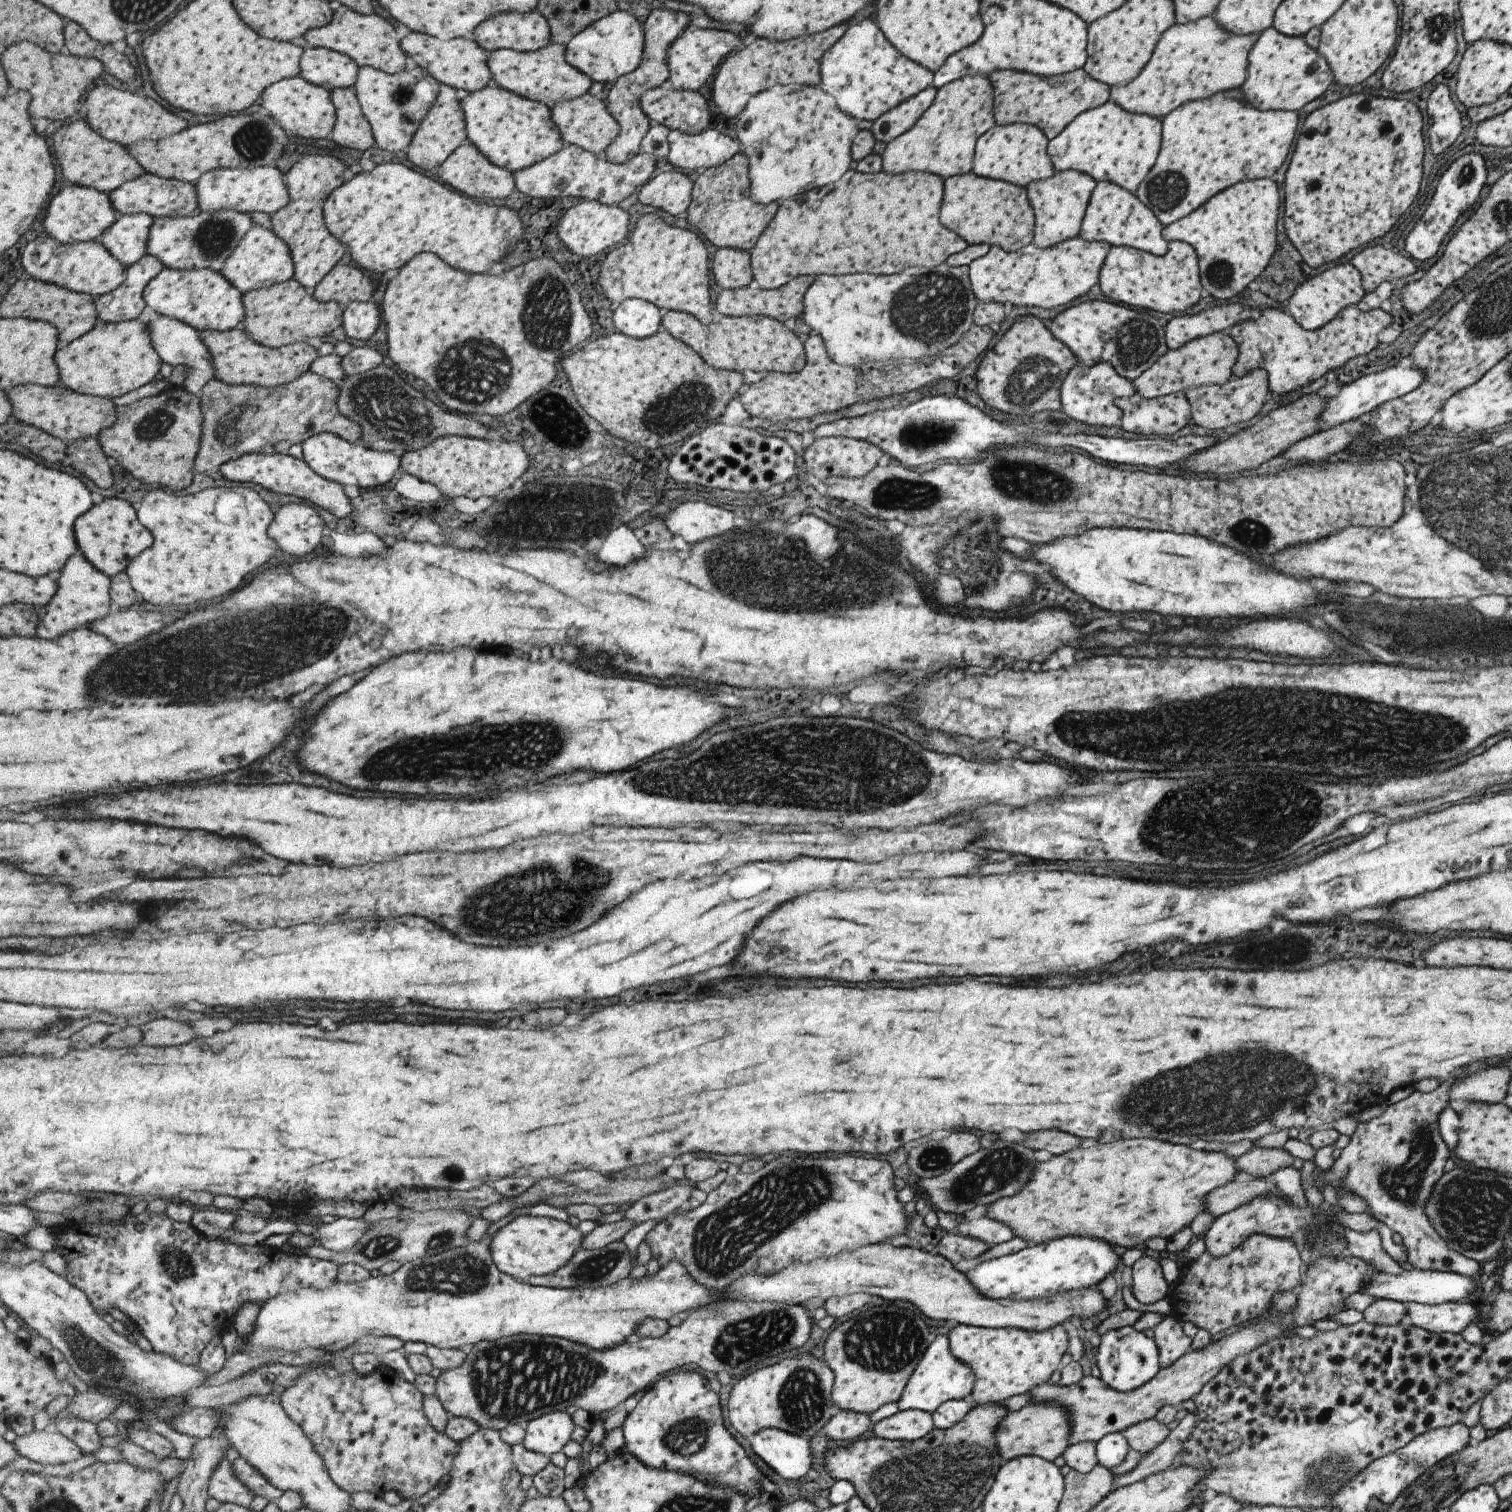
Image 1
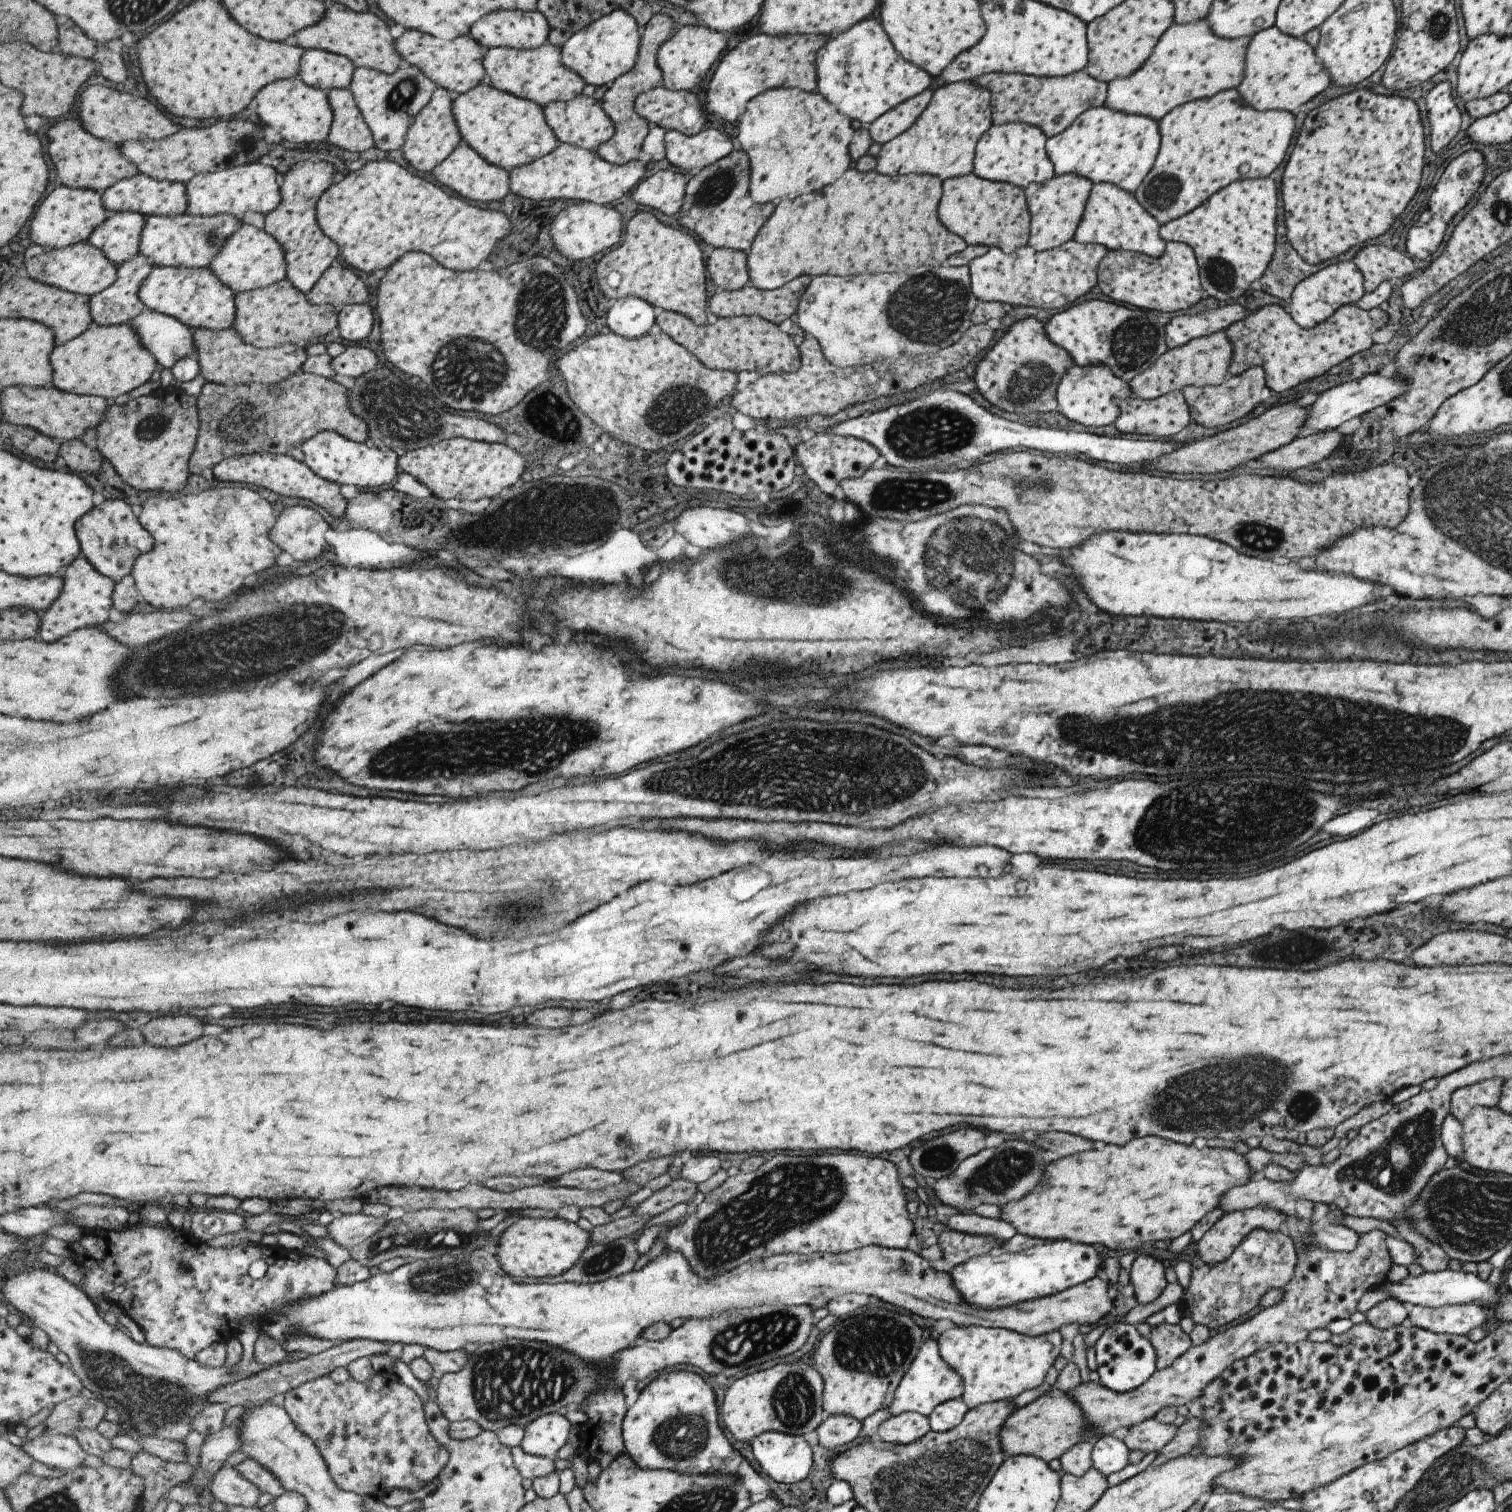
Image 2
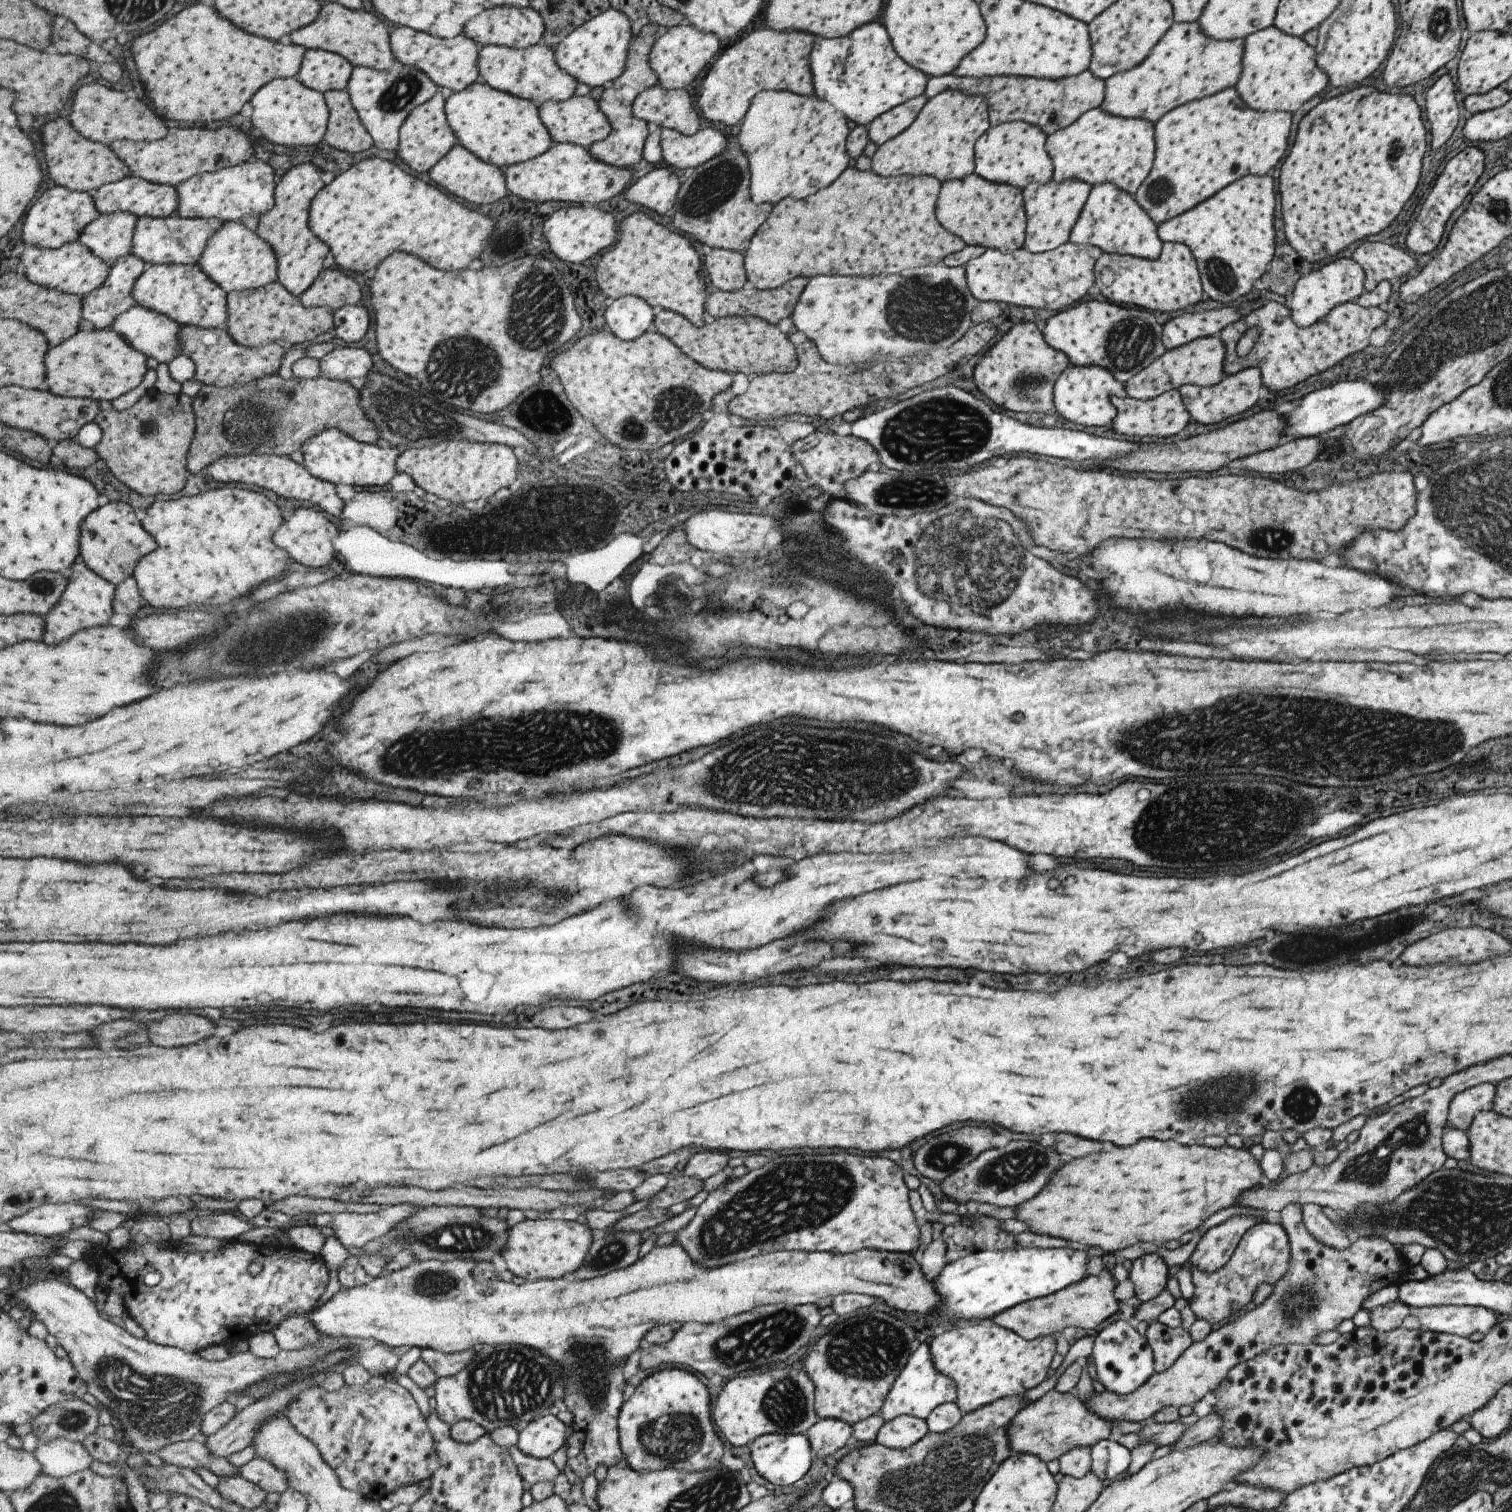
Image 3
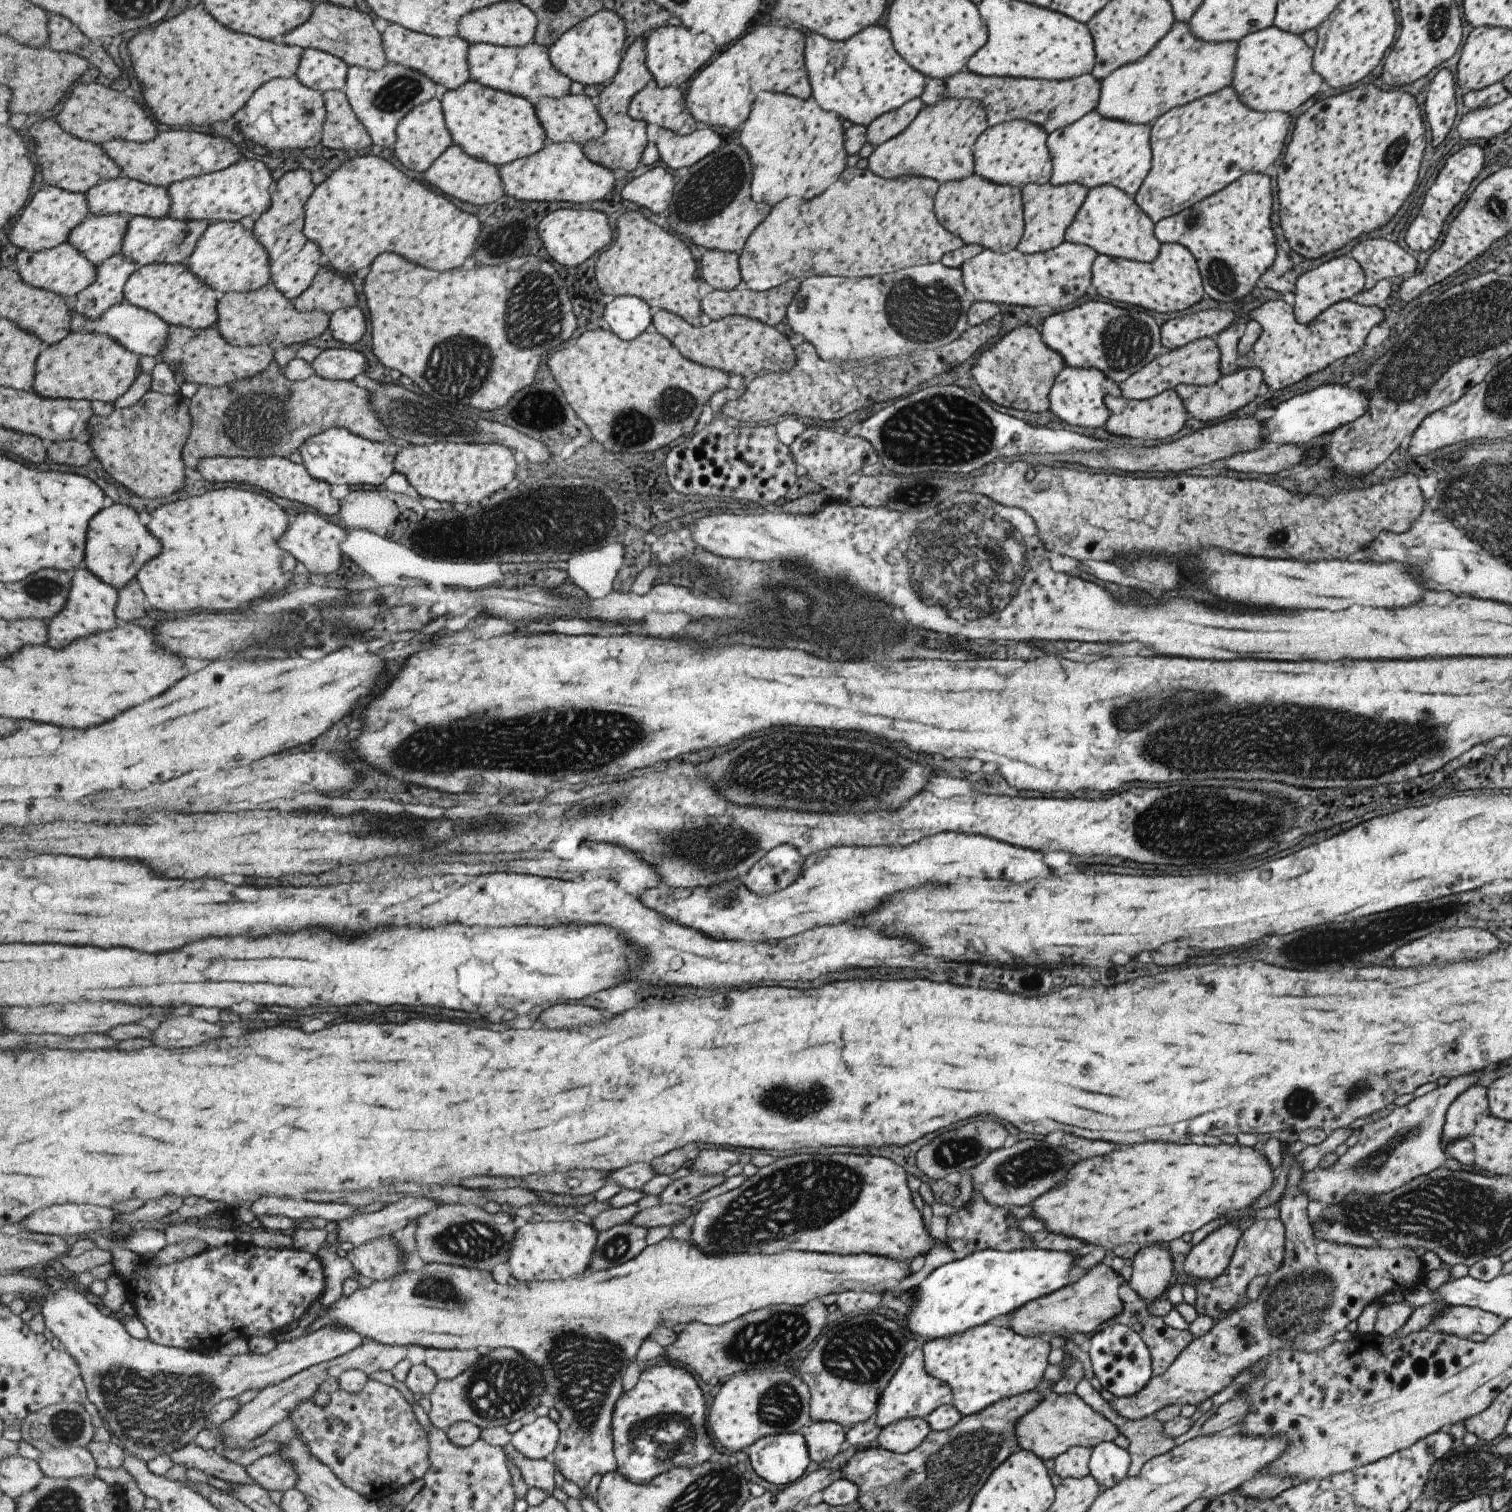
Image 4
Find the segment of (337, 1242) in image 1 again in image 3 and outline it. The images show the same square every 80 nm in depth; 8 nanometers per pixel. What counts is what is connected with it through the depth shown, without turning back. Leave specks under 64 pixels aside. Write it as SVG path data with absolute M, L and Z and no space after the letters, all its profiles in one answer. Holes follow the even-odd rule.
M397 1204L382 1207L375 1214L334 1214L332 1228L346 1248L363 1248L409 1220L419 1210L421 1208L413 1204Z

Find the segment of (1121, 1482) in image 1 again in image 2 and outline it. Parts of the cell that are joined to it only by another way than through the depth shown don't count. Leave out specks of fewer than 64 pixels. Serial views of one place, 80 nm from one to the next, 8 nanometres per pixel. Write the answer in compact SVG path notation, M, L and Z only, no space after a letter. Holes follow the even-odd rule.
M1187 1418L1181 1426L1177 1427L1175 1438L1157 1452L1157 1456L1150 1466L1161 1466L1163 1462L1169 1461L1175 1456L1184 1456L1190 1453L1199 1442L1201 1428L1203 1428L1203 1422L1200 1419Z

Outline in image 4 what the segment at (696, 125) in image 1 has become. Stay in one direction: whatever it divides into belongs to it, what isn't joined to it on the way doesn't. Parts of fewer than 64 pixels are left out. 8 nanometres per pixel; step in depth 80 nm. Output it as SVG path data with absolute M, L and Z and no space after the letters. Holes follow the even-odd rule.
M650 82L633 96L628 105L628 116L667 129L675 136L690 134L698 126L689 112L685 112L683 96L678 87L660 88Z

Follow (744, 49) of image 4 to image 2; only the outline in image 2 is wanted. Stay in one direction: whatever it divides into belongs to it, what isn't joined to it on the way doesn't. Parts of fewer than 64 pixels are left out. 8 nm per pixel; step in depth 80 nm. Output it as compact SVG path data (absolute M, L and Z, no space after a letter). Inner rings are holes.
M765 33L748 34L748 38L740 42L737 47L725 52L723 58L717 62L715 72L707 84L705 92L706 101L703 105L705 112L722 118L725 122L733 122L744 110L745 102L757 96L759 92L765 92L769 88L795 86L801 90L815 90L815 57L819 50L833 35L787 35L785 37L774 37Z

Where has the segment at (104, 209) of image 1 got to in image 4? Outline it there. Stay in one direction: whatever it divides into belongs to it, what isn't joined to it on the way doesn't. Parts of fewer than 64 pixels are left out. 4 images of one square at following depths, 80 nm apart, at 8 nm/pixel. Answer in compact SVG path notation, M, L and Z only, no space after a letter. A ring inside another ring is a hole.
M53 185L37 192L30 202L11 232L11 248L16 250L39 252L58 247L68 241L72 230L84 223L91 213L86 193L71 192Z

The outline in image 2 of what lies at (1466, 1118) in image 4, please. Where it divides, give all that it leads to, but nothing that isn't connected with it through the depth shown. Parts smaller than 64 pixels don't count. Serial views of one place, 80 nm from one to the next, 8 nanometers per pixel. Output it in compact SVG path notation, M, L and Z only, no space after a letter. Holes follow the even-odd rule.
M1489 1078L1465 1088L1457 1088L1451 1094L1449 1113L1457 1122L1463 1122L1472 1108L1478 1105L1496 1107L1502 1082L1499 1078Z

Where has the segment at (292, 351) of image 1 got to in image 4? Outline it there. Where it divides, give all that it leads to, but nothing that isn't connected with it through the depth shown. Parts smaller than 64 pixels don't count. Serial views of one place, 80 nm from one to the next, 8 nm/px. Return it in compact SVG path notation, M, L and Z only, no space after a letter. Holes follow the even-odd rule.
M170 325L167 348L161 352L160 359L184 382L199 386L226 387L242 382L244 379L261 375L272 367L275 350L267 345L239 347L231 345L217 330L217 325L195 330L185 326Z

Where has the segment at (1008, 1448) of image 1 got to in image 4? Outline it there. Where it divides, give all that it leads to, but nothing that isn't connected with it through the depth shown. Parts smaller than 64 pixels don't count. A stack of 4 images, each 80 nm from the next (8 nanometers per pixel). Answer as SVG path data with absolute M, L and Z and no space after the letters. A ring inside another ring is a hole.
M1051 1392L1015 1424L1018 1449L1035 1454L1041 1461L1055 1459L1073 1446L1092 1449L1097 1444L1113 1442L1118 1434L1119 1430L1115 1424L1111 1424L1100 1413L1095 1412L1074 1393L1057 1395Z

